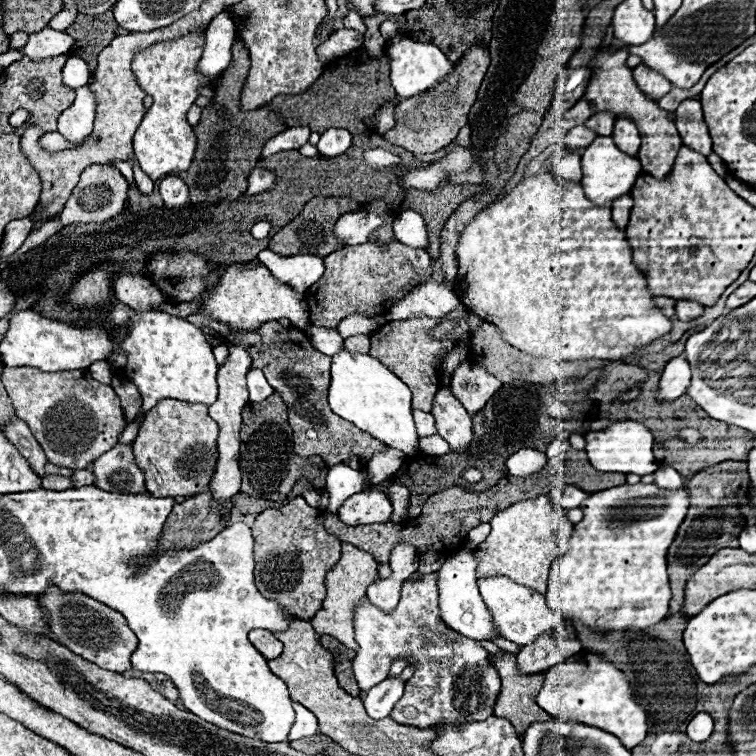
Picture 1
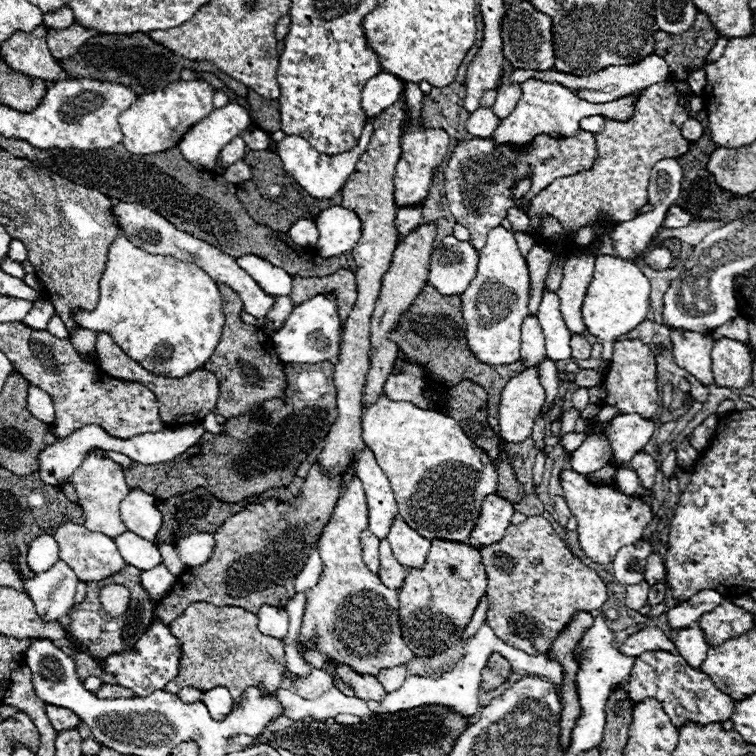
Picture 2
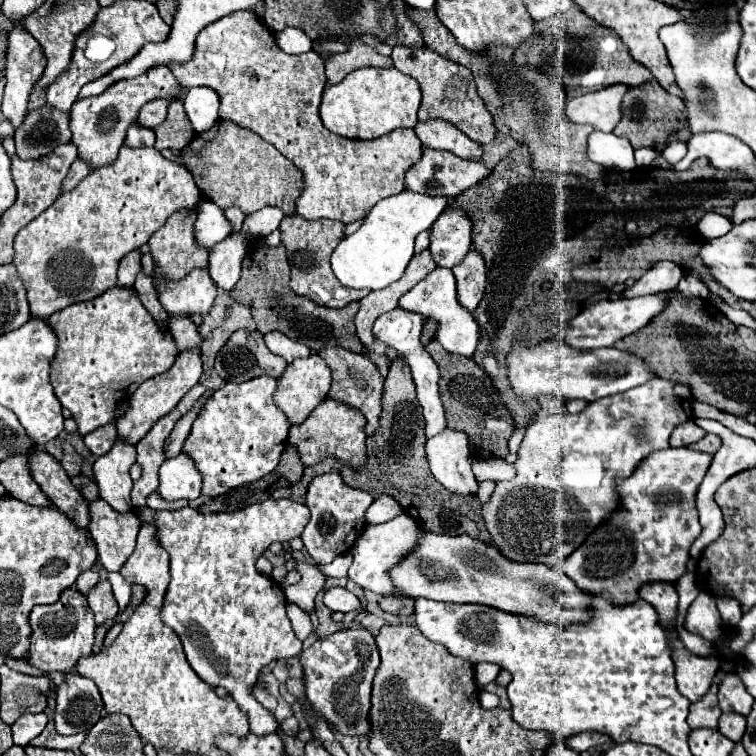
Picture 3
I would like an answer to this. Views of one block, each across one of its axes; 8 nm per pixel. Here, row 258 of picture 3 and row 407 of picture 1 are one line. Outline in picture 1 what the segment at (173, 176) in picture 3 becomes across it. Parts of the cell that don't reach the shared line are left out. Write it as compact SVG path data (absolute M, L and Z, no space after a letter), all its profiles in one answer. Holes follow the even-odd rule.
M24 366L24 368L4 368L4 372L2 372L2 384L6 386L6 390L8 390L10 398L12 398L16 416L22 418L22 420L30 426L34 438L36 438L38 444L44 448L48 462L52 462L52 464L56 464L56 466L64 466L64 468L70 468L70 470L88 468L88 464L90 464L92 460L100 458L106 450L110 450L114 444L118 444L118 436L122 434L122 430L124 430L124 426L126 426L126 422L124 422L124 412L122 412L122 408L120 408L120 398L116 396L116 392L112 390L112 386L106 386L106 384L96 382L96 380L88 374L88 368L84 368L84 370L72 370L72 372L40 372L40 370L36 370L36 368L26 368L26 366Z

